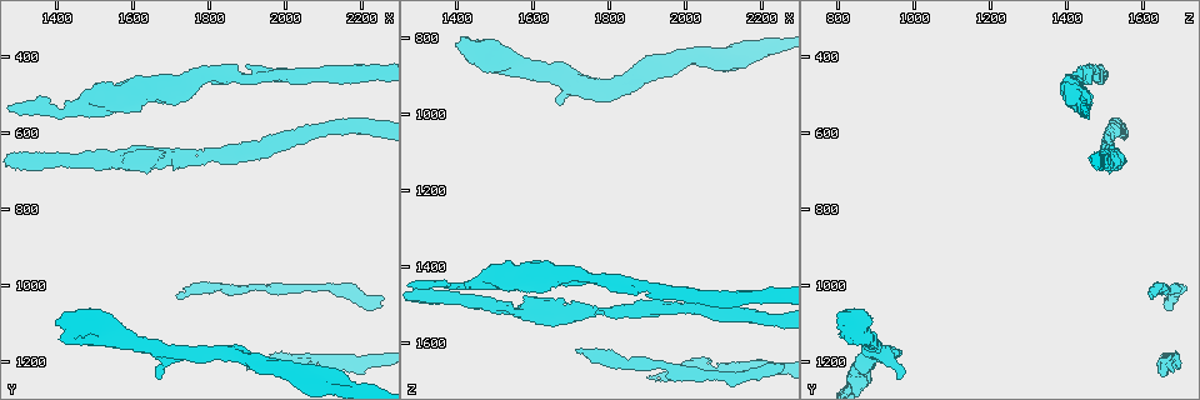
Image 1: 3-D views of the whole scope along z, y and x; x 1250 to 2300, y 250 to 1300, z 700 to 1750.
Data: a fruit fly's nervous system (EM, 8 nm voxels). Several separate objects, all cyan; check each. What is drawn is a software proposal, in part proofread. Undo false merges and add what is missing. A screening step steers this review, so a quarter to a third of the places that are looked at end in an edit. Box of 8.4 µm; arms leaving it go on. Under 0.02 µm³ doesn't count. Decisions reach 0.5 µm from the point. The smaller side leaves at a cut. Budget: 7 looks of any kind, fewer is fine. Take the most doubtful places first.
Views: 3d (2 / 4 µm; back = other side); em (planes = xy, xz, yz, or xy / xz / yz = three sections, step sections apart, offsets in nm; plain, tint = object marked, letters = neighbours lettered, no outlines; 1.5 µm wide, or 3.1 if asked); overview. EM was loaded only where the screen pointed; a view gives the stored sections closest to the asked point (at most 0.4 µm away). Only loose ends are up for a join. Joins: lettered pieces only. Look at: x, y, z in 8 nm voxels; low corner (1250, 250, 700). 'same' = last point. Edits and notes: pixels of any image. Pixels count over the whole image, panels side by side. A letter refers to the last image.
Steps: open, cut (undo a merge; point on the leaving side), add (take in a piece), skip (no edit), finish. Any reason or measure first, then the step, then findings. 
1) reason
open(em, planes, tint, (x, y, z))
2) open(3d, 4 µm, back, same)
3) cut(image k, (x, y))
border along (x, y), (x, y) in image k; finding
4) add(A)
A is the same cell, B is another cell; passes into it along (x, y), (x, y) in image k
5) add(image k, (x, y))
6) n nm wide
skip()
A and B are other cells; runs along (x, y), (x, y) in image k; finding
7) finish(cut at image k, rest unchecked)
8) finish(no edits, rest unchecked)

free end
open(em, planes, letters, (1405, 1135, 820))

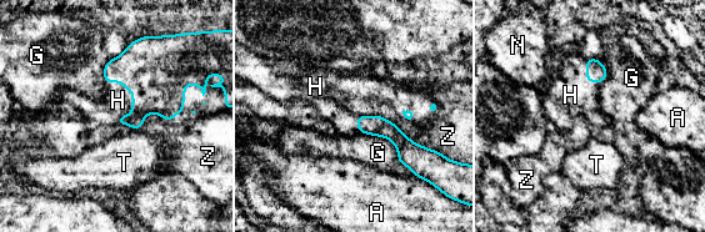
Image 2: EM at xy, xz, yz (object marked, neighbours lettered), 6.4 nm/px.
add(H)
H is the same cell, A, G, N, T and Z are other cells; passes into it along (155, 69), (133, 100), (118, 100) in image 2; the neuron continues

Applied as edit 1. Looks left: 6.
thick turns thin
open(em, planes, tint, (1465, 535, 1435))

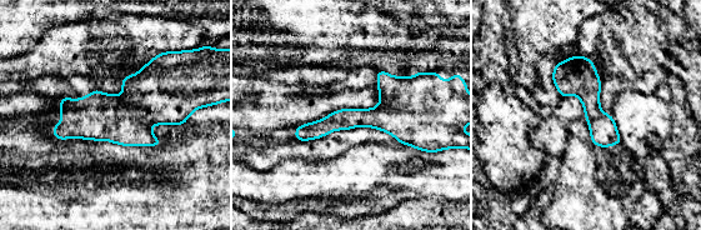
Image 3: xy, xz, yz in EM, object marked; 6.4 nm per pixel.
open(em, planes, letters, same)

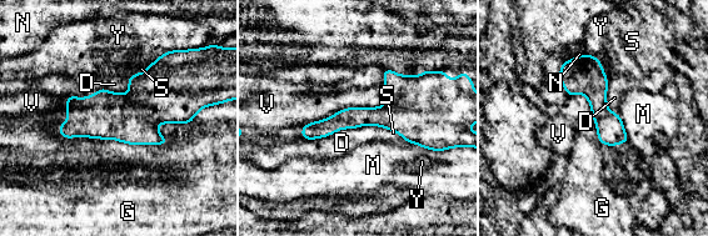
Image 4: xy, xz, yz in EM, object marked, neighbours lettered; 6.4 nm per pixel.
D touches over 600 nm
skip()
D, G, M, N, S, V and Y are other cells; border along (354, 106), (307, 122), (299, 130) in image 4; one neuron here

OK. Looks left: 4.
open(em, planes, letters, (1780, 675, 1525))

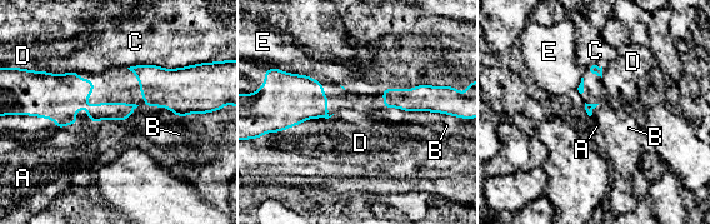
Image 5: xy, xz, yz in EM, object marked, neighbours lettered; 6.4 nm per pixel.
60 nm wide
skip()
A, B, C, D and E are other cells; border along (601, 66), (603, 76) in image 5; all the same neuron

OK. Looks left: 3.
finish(add at image 2, rest unchecked)

